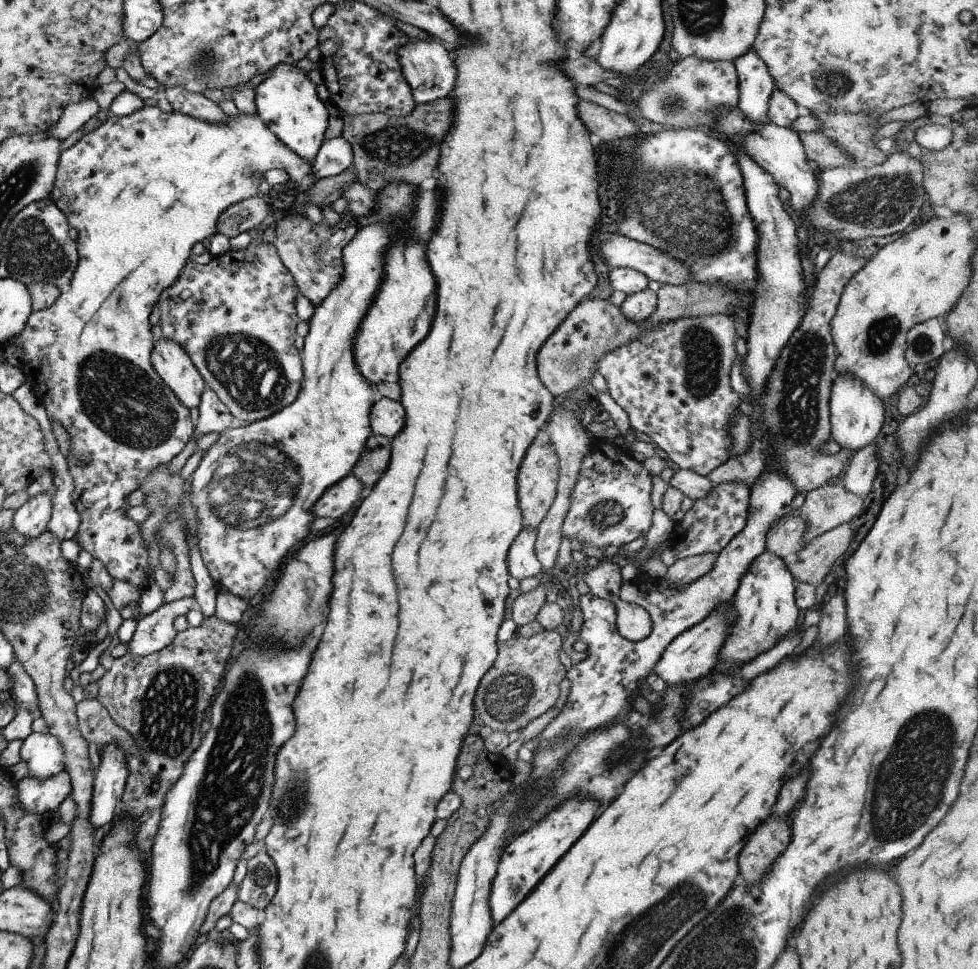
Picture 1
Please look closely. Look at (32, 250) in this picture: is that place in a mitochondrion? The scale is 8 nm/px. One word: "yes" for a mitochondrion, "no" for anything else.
yes

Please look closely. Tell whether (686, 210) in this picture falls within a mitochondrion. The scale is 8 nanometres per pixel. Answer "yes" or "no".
yes

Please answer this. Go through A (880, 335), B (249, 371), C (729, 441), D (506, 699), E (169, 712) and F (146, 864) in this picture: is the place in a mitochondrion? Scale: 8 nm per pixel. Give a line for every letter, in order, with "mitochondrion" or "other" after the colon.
A: mitochondrion
B: mitochondrion
C: other
D: mitochondrion
E: mitochondrion
F: other

